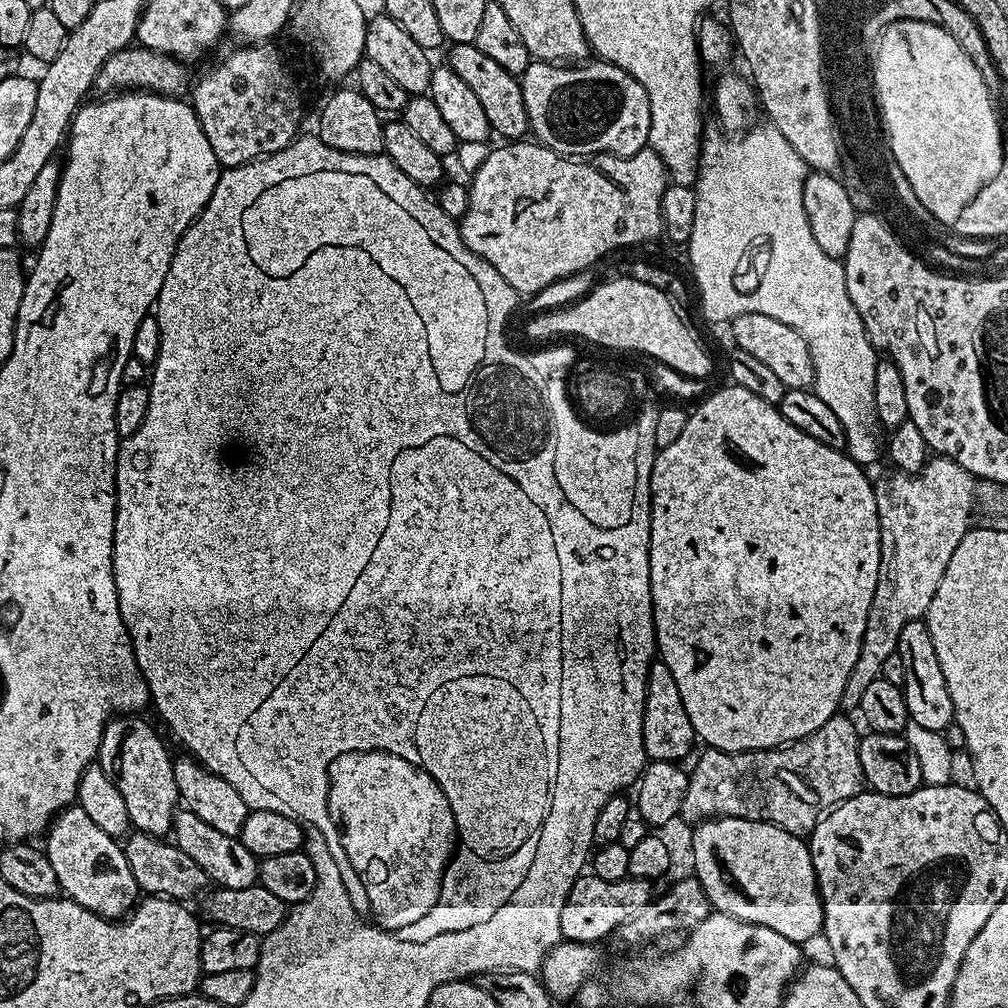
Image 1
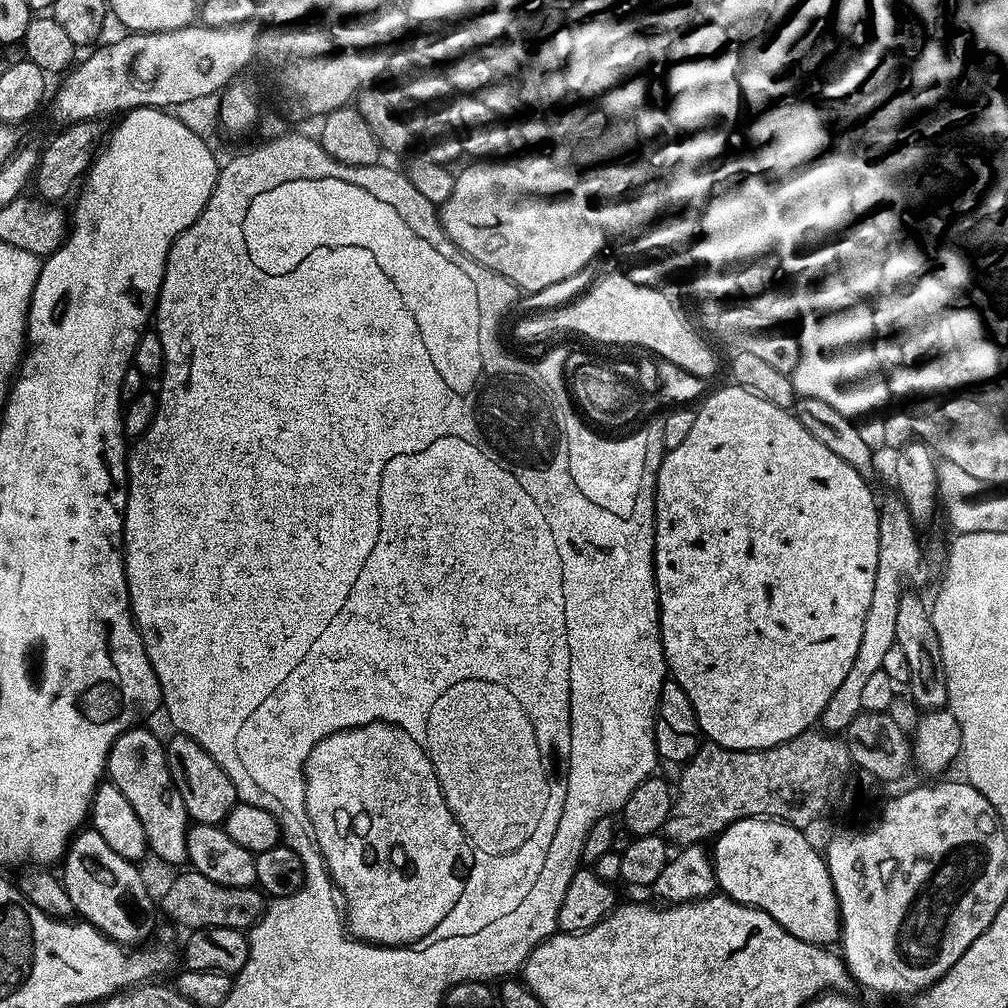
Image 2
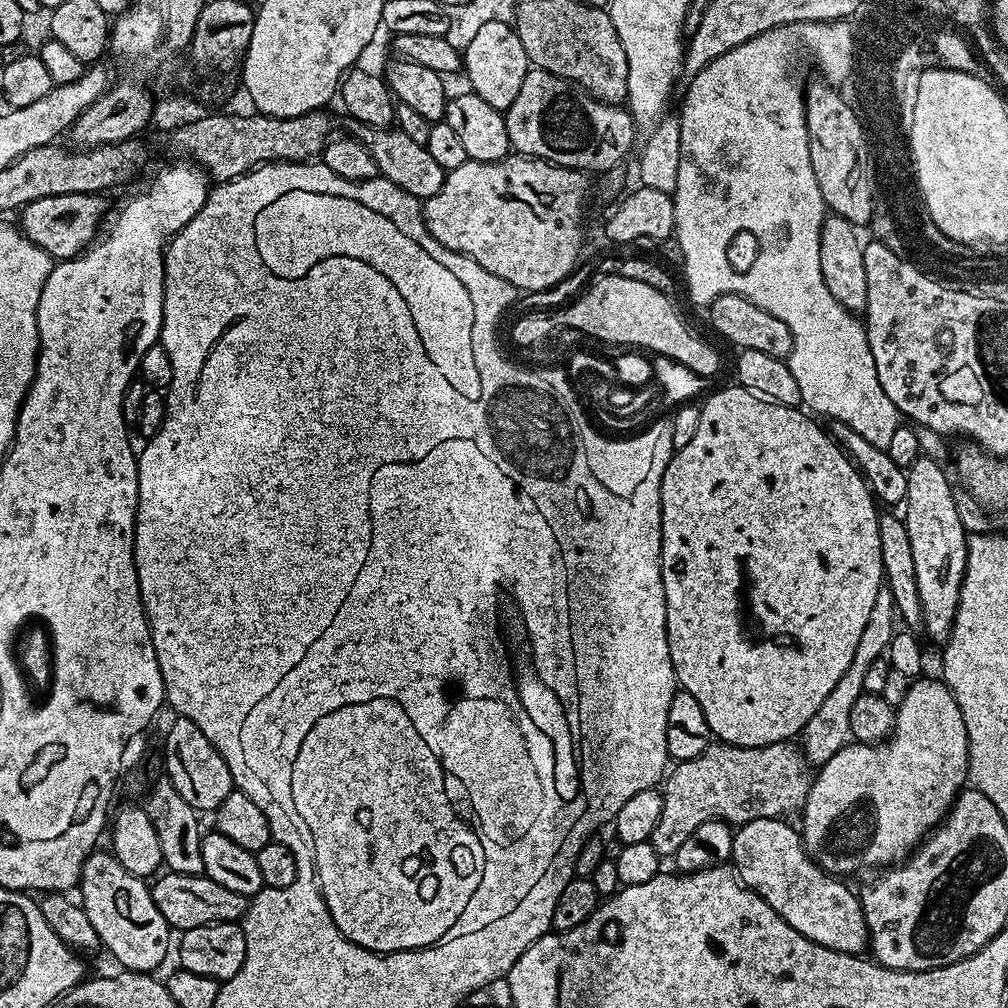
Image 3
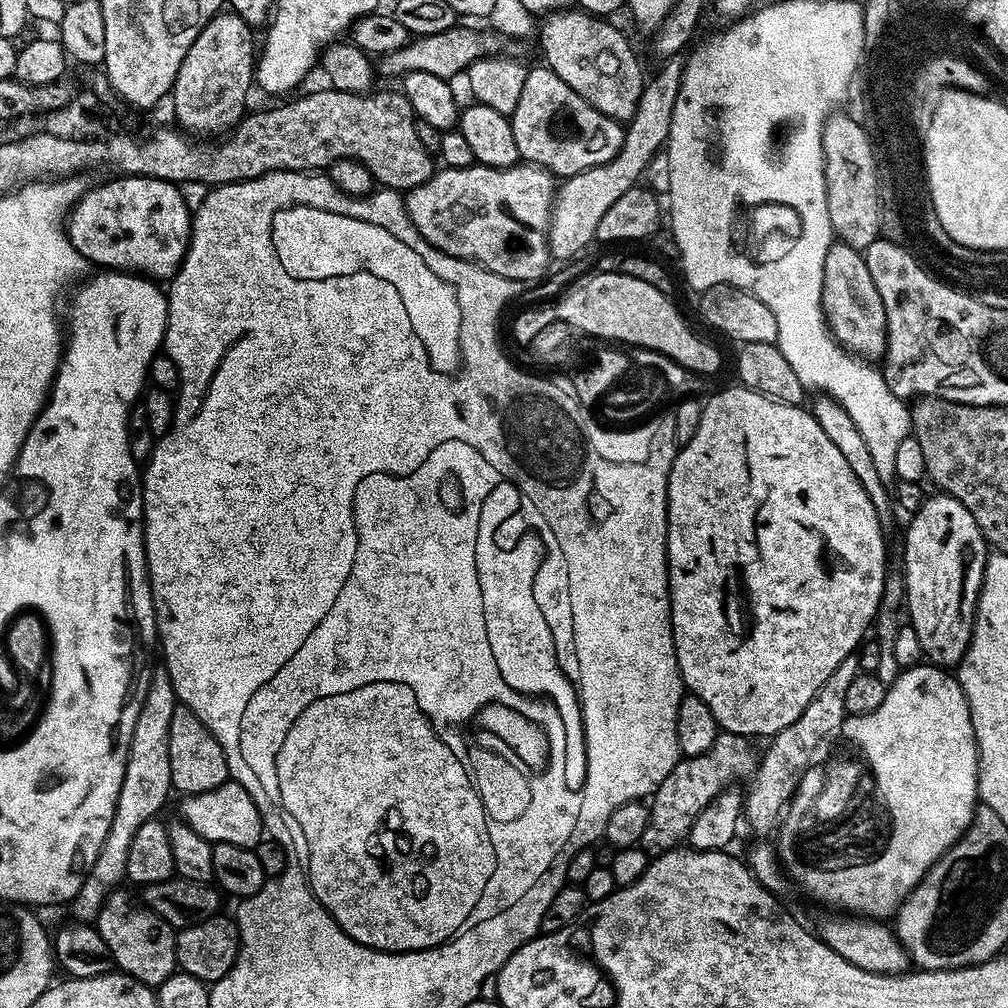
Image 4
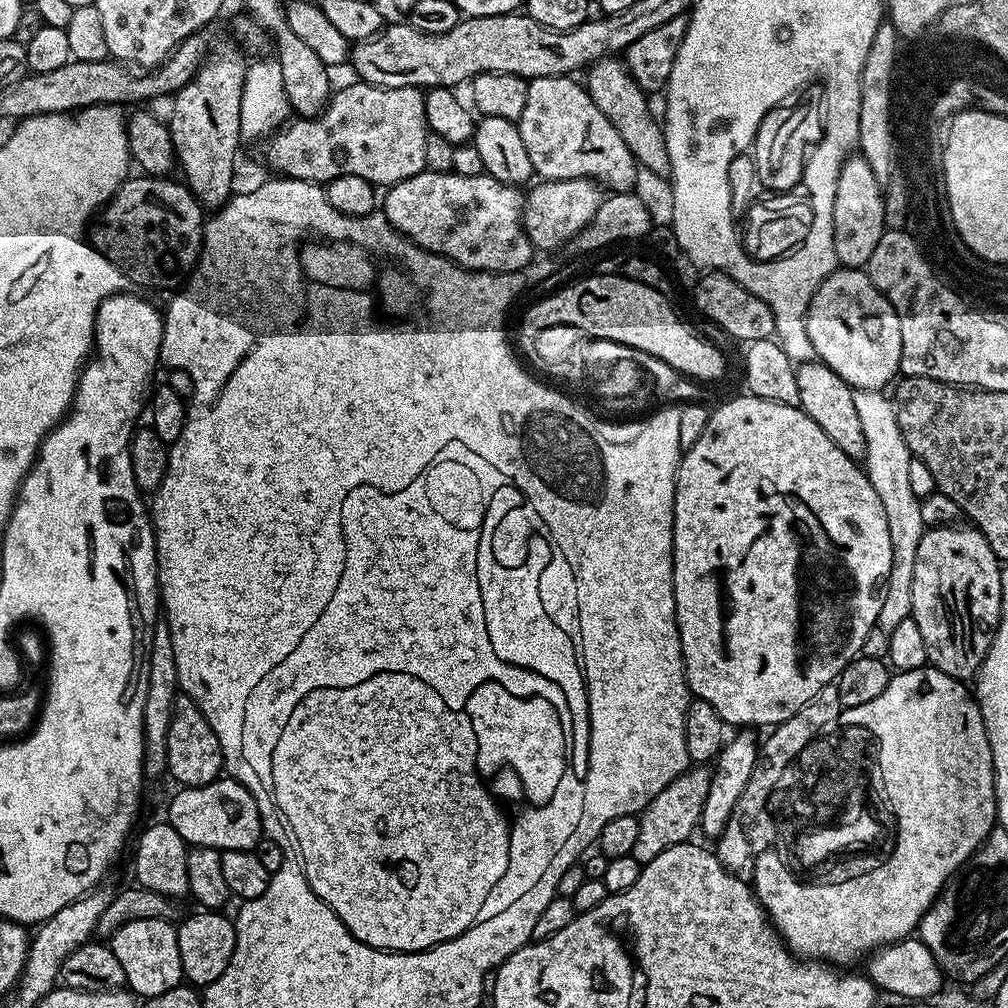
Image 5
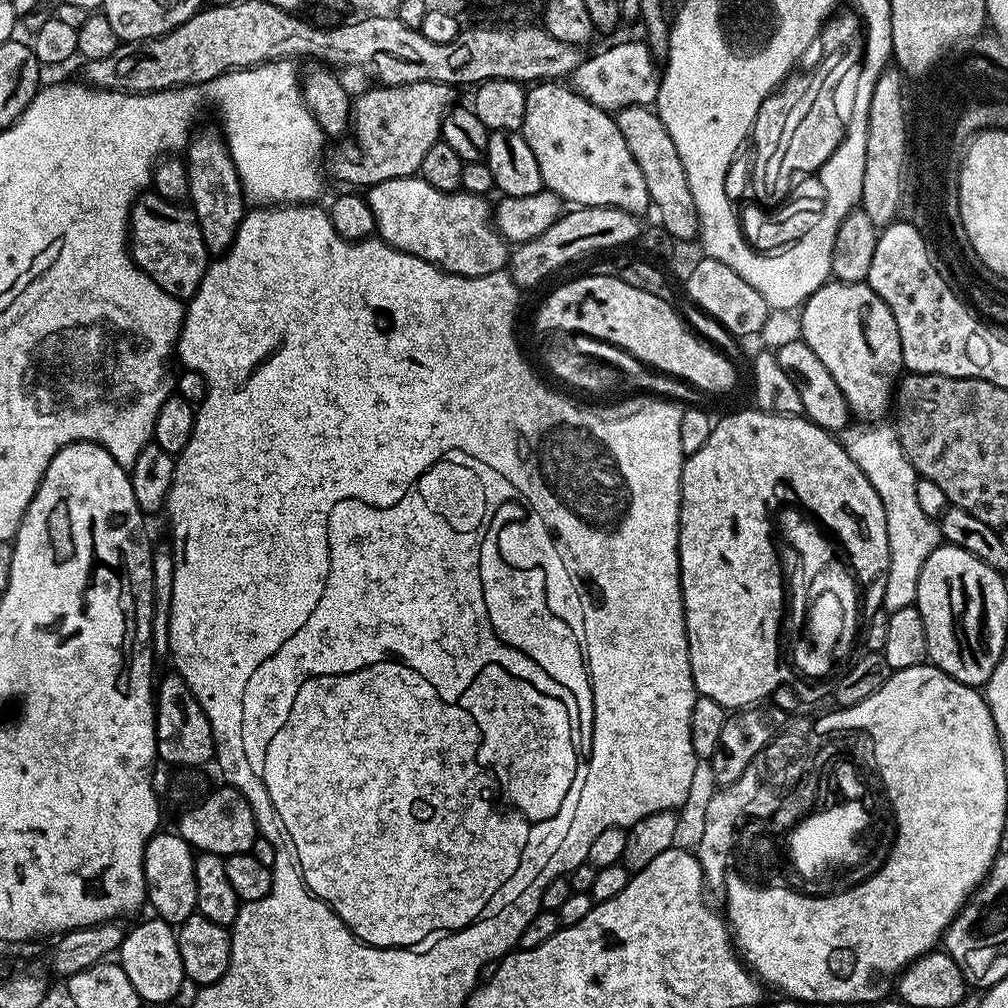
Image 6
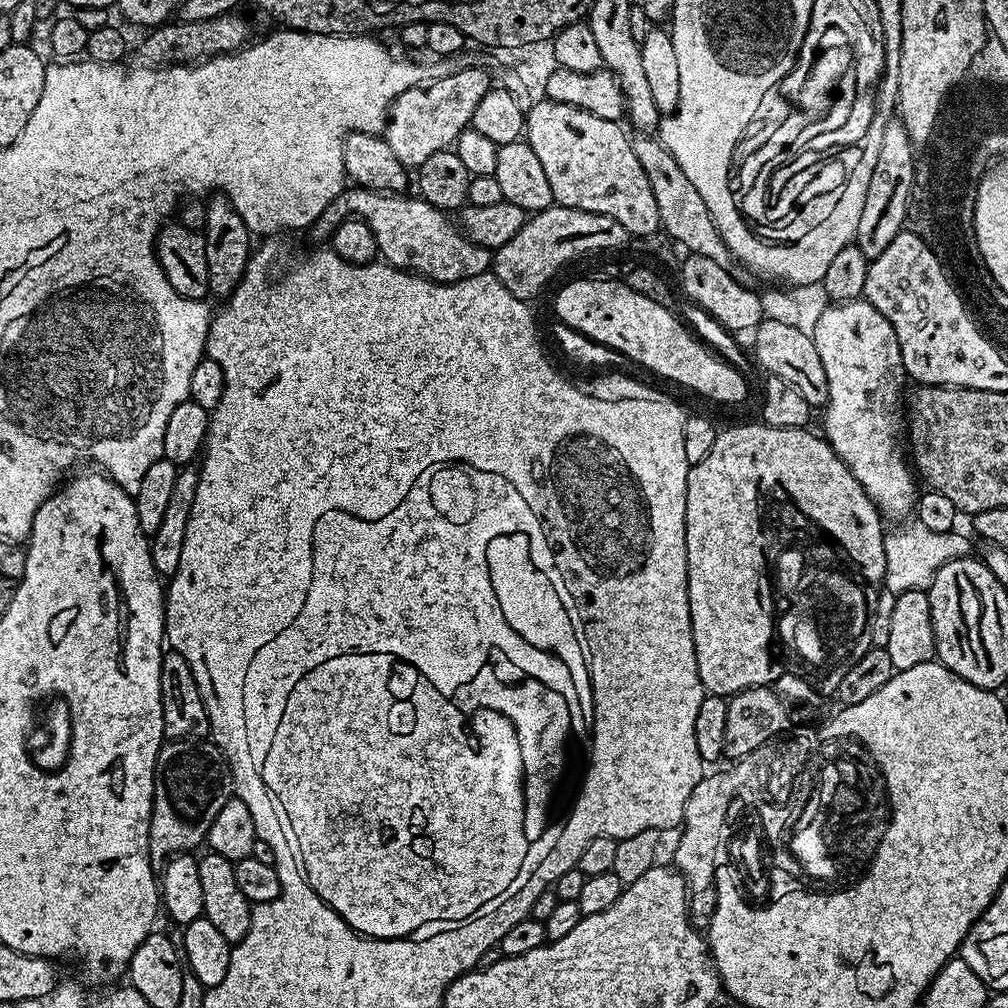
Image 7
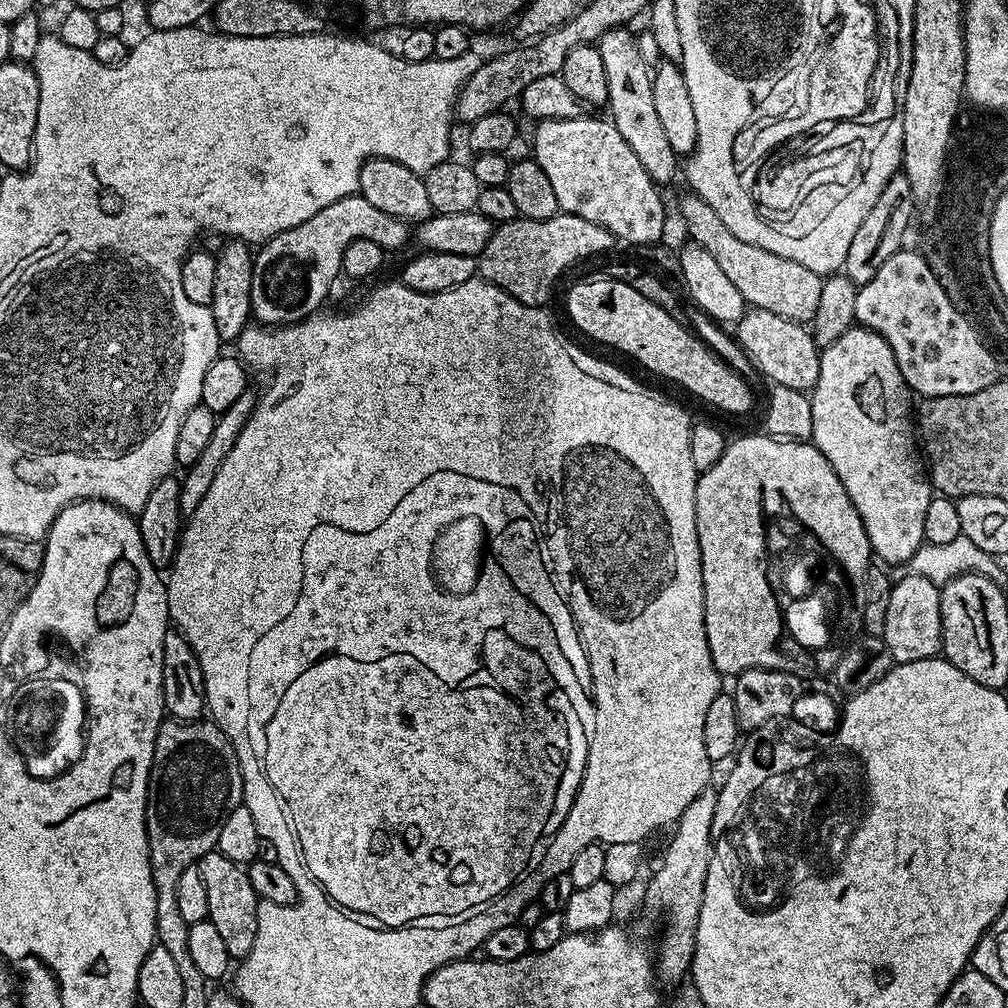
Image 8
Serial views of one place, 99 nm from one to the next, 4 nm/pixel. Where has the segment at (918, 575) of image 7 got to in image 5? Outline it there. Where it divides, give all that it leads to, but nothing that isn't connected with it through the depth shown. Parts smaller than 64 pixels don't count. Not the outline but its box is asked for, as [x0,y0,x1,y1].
[854,390,926,633]

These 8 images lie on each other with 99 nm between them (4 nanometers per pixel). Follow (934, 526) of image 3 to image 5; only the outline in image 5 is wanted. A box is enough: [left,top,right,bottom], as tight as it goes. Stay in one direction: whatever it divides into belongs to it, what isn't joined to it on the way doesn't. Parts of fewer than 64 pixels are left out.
[911,526,1001,682]

